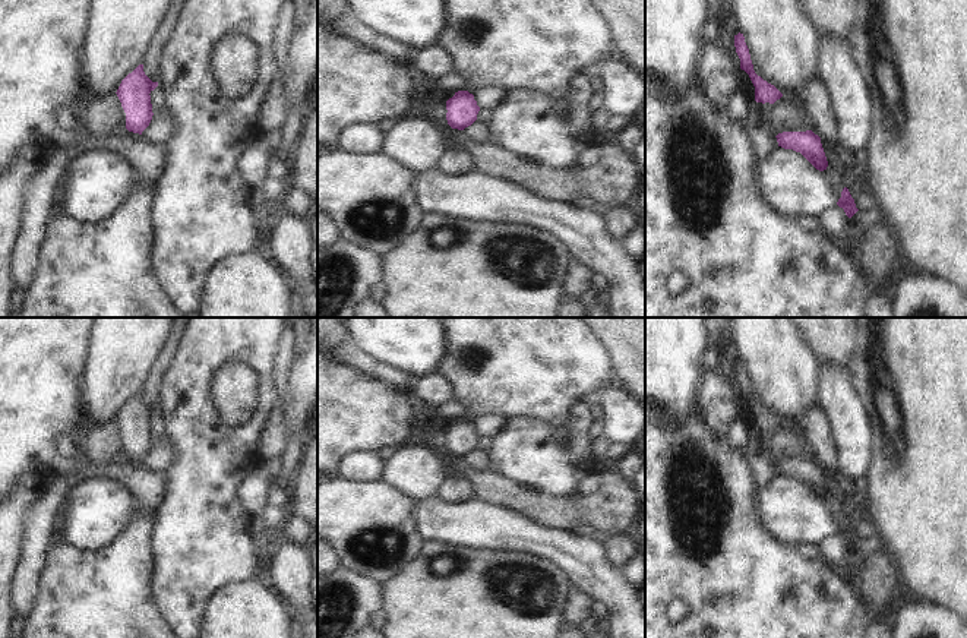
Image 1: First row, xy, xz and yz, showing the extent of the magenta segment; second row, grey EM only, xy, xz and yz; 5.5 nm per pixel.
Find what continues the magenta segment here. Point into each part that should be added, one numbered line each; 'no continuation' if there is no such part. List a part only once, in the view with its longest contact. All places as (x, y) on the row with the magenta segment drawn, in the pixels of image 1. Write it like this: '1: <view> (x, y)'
no continuation

